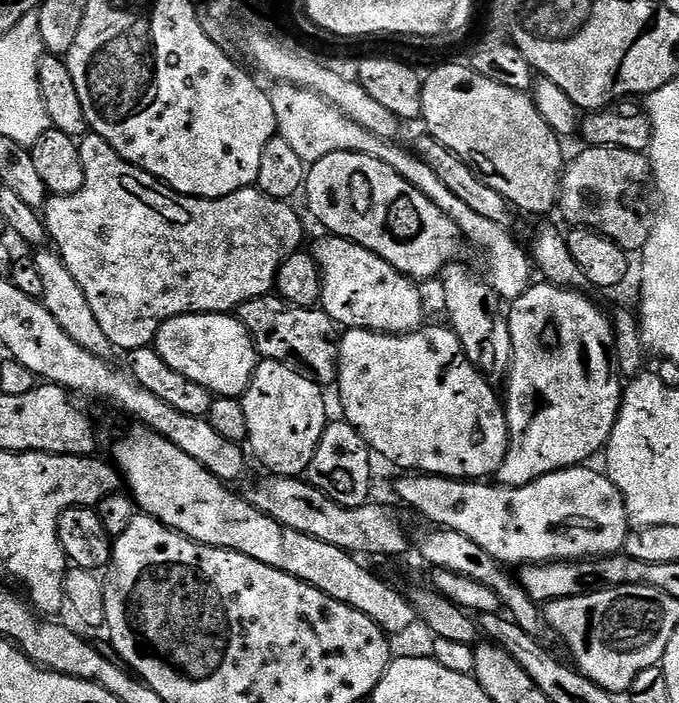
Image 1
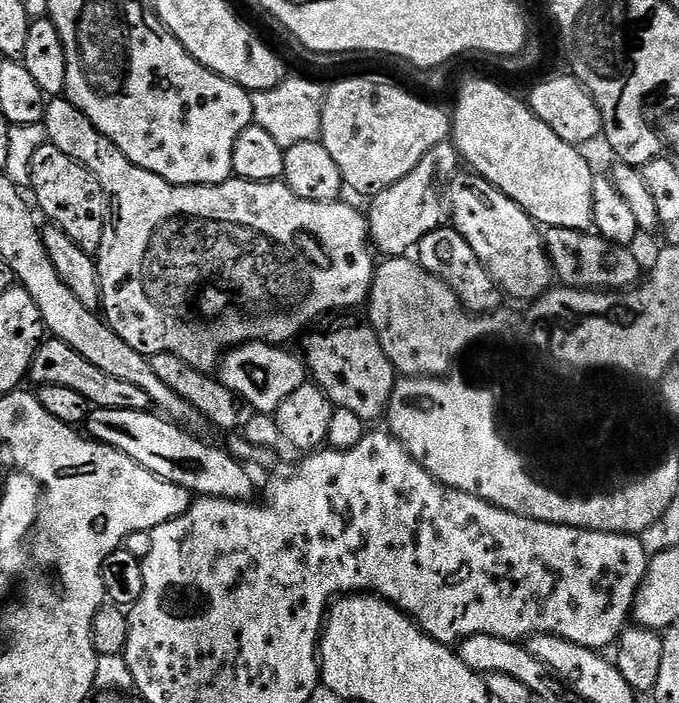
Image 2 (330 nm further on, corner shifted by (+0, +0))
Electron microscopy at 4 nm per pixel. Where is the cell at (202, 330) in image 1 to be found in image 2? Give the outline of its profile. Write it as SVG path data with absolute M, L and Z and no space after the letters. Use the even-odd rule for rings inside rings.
M237 344L224 353L218 365L218 378L249 409L275 413L276 407L294 394L294 390L306 383L304 361L299 355L291 356L283 347L275 344Z

